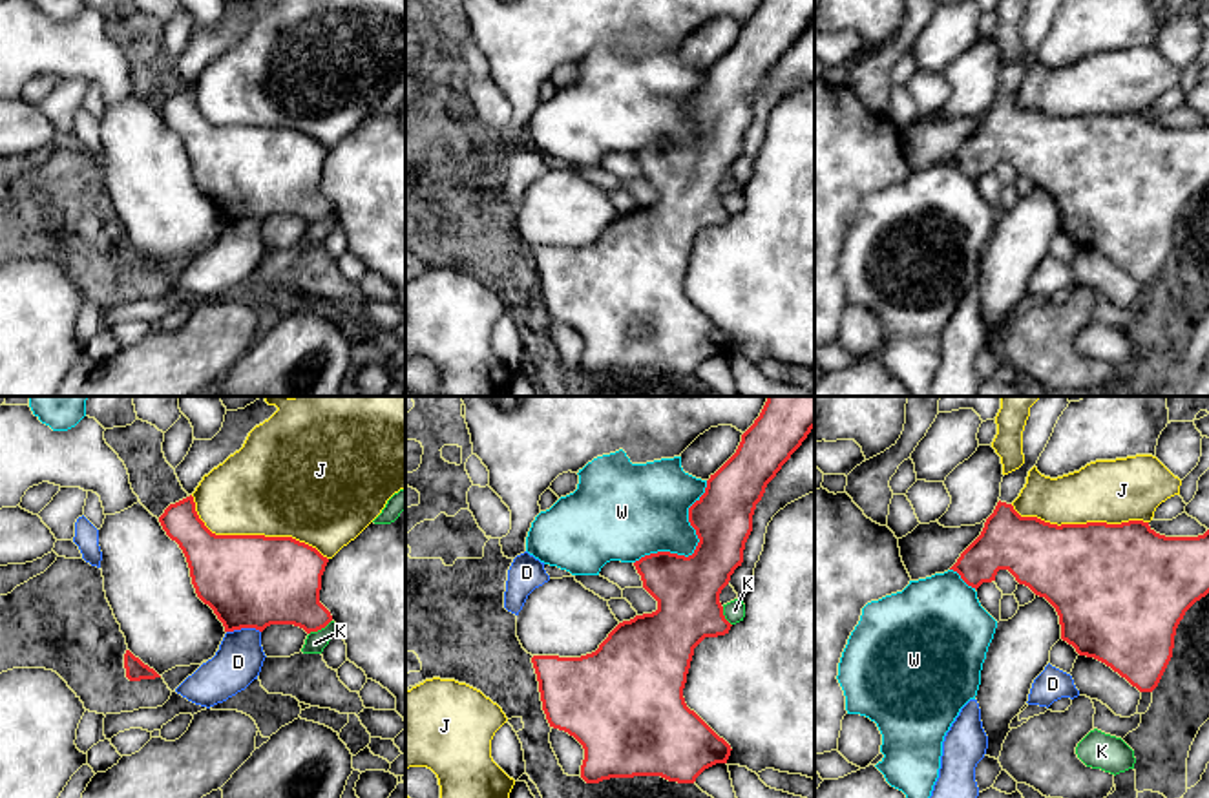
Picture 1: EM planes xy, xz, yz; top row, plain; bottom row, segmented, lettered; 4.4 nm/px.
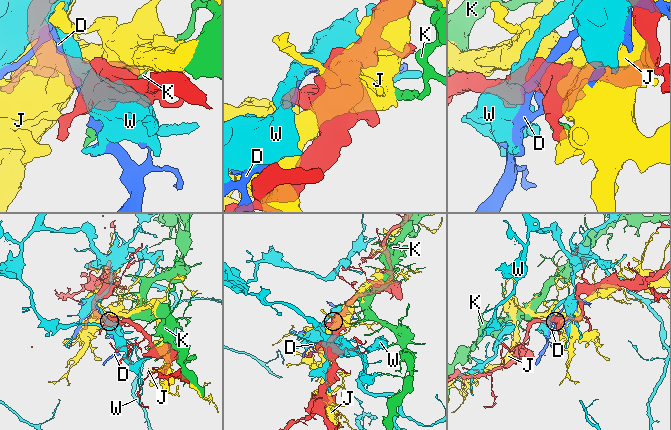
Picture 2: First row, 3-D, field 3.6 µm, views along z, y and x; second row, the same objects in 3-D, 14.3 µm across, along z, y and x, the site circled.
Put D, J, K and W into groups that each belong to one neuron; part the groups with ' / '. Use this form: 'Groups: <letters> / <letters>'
Groups: D / J / K / W

